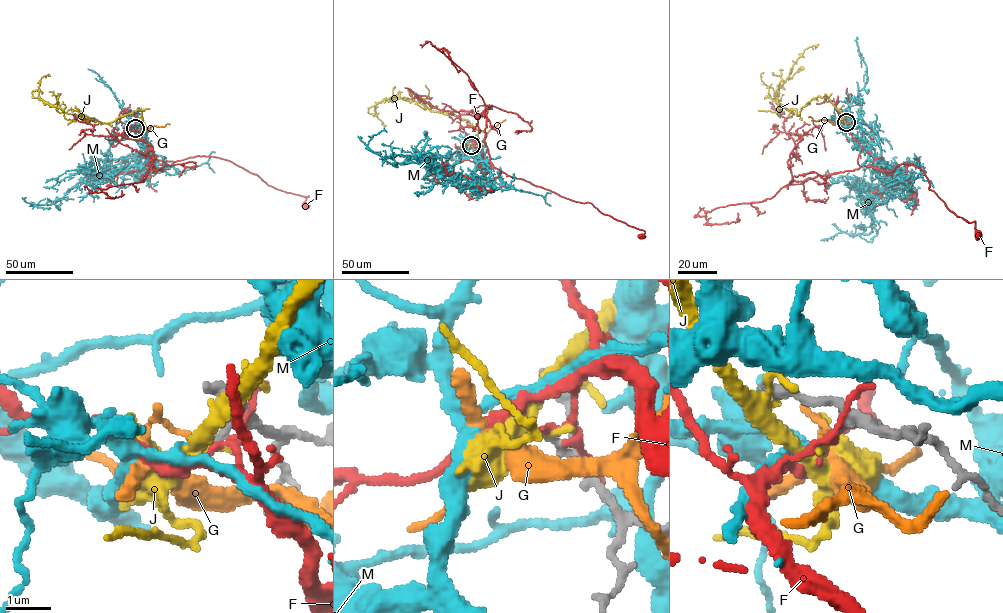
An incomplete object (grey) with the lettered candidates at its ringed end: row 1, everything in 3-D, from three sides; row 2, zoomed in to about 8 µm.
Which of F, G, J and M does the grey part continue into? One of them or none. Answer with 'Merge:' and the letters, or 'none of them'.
Merge: M

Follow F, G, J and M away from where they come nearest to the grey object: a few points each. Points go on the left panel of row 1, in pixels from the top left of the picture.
F: (136, 127), (141, 140), (158, 160), (176, 161), (204, 156), (228, 160), (277, 189), (309, 196), (305, 205)
G: (135, 128), (148, 129), (170, 124)
J: (135, 128), (143, 110), (100, 122), (44, 102), (39, 86), (41, 78), (50, 76)
M: (134, 128), (140, 147), (137, 165), (116, 167), (94, 183), (79, 181), (50, 204), (31, 204), (50, 208)

